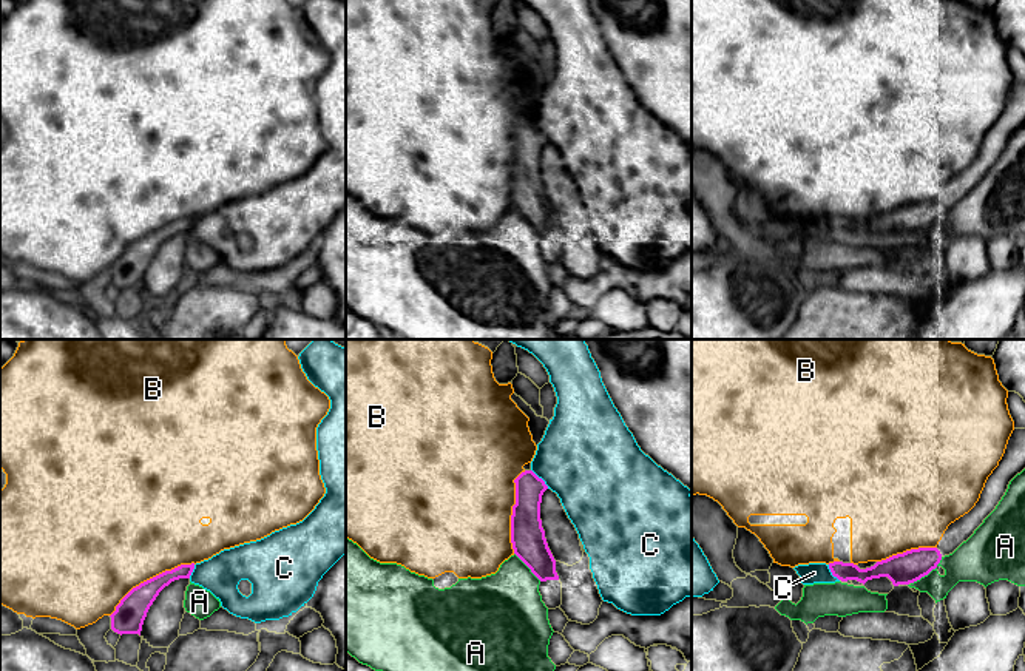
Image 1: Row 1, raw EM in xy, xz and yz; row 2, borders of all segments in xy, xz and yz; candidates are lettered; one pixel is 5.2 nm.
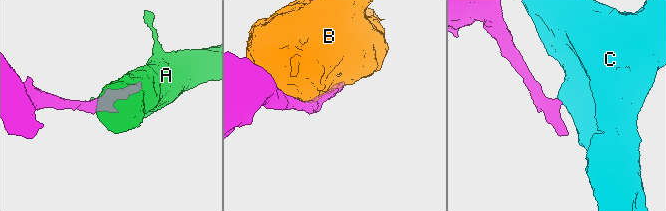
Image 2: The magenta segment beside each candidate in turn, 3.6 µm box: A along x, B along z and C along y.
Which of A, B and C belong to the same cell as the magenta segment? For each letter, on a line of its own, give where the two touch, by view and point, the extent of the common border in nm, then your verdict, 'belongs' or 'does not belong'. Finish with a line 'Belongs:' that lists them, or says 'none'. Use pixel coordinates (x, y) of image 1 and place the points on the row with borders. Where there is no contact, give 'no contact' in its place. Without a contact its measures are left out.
A: contact yz (928, 573); length 220 nm; does not belong
B: contact xy (150, 579); length 550 nm; belongs
C: contact xz (541, 478); length 140 nm; does not belong
Belongs: B

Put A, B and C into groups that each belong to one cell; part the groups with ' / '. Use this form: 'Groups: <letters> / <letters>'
Groups: A / B / C

